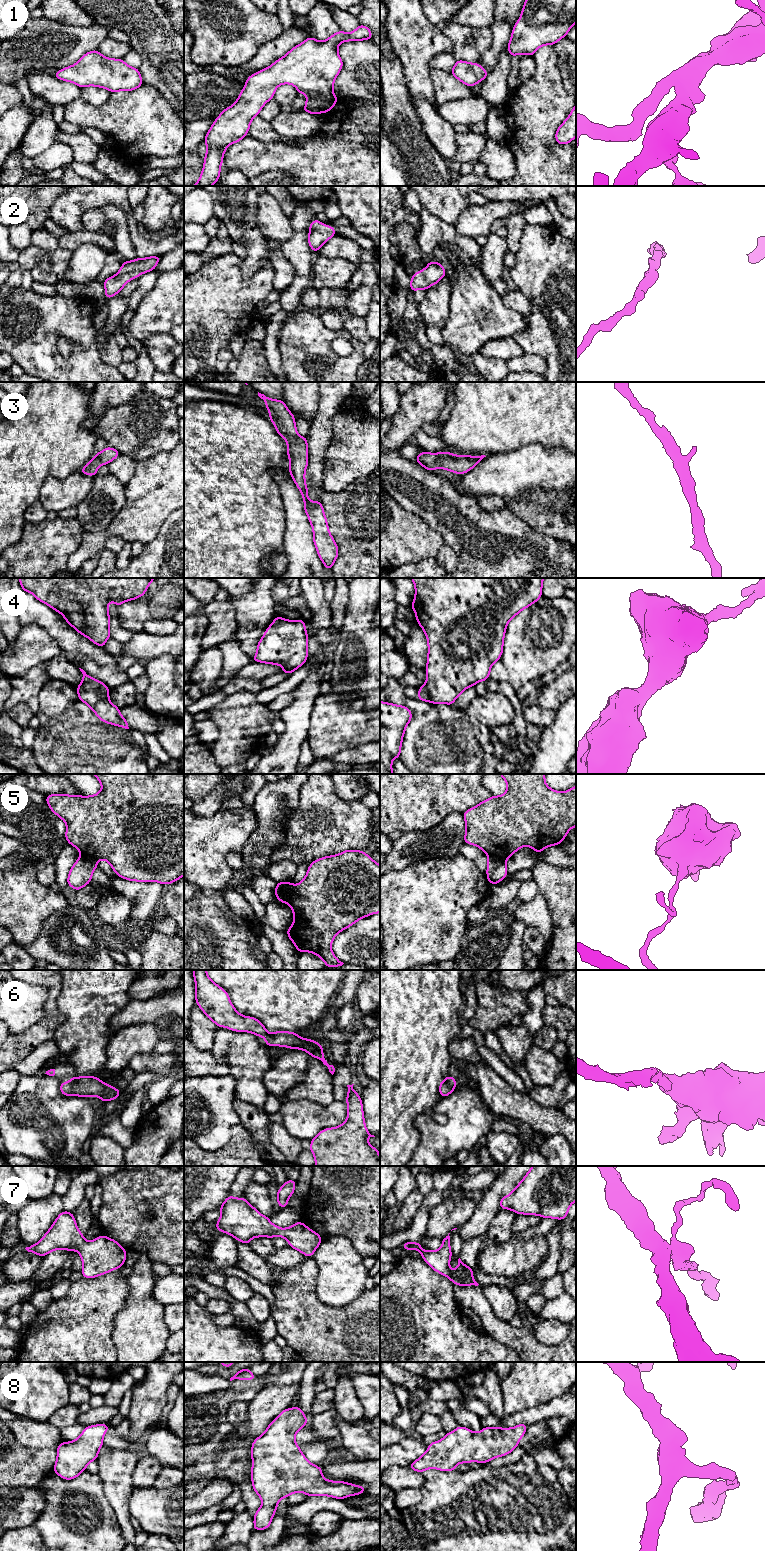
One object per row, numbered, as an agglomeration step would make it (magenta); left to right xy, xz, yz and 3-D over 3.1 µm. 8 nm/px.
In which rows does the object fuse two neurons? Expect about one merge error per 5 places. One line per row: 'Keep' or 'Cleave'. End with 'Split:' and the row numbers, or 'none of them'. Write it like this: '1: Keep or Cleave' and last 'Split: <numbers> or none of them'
1: Keep
2: Keep
3: Keep
4: Keep
5: Cleave
6: Keep
7: Keep
8: Keep
Split: 5

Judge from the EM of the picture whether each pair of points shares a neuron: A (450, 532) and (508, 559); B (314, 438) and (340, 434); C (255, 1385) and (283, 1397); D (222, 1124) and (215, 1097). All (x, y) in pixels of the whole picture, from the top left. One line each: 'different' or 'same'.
A: same
B: different
C: different
D: same

